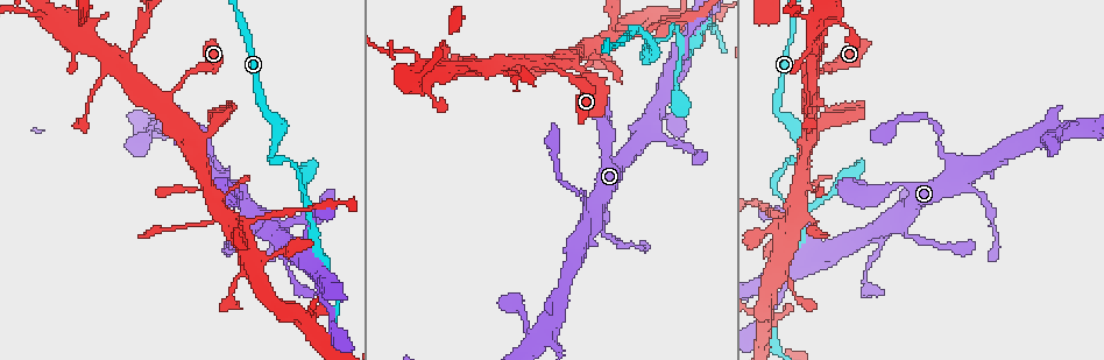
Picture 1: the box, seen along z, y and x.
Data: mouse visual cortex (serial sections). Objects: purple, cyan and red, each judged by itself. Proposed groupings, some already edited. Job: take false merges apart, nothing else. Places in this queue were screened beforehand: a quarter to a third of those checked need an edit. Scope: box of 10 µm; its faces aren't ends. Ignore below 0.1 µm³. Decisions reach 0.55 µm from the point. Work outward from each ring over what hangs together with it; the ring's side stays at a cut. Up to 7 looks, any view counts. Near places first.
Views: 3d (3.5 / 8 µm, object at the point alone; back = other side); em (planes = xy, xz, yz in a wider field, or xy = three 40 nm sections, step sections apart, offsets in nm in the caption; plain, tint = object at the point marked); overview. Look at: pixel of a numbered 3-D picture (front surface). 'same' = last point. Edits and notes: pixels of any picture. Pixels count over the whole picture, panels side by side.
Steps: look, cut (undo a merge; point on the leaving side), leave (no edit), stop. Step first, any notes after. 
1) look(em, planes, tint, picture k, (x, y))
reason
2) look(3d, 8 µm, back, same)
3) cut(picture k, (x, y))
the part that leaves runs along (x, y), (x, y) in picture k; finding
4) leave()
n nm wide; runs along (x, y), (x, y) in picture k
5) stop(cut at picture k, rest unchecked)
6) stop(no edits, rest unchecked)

look(3d, 3.5 µm, picture 1, (232, 226))
arms part here

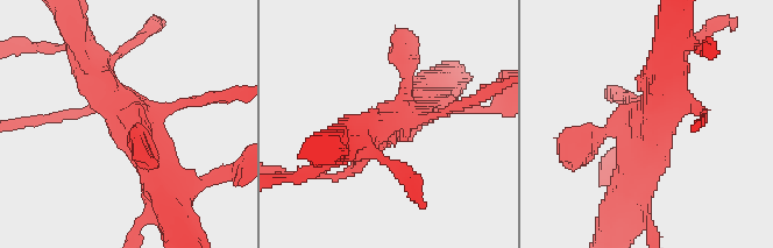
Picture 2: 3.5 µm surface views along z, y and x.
look(em, xy, step 5, tint, picture 2, (388, 125))

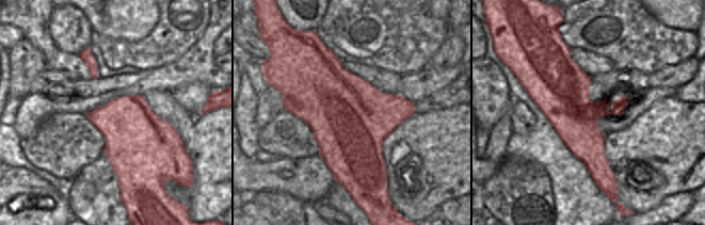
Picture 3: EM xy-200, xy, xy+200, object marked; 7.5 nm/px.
cut(picture 2, (204, 99))
the part that leaves runs along (165, 112), (188, 101), (241, 94) in picture 2; a second cell is stuck on

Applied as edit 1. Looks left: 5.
look(3d, 3.5 µm, picture 1, (645, 61))
abrupt turn

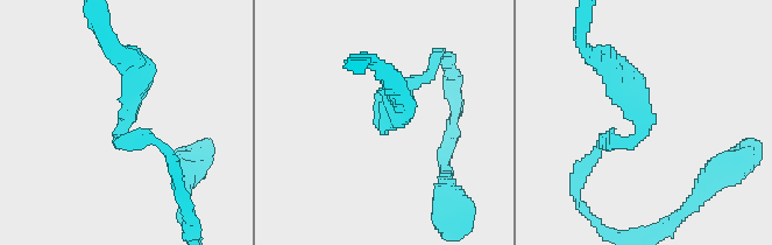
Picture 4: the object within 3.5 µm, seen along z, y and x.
leave()
runs along (613, 70), (643, 127), (597, 149) in picture 4; one cell here

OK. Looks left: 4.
look(3d, 3.5 µm, picture 1, (803, 18))
a narrow waist

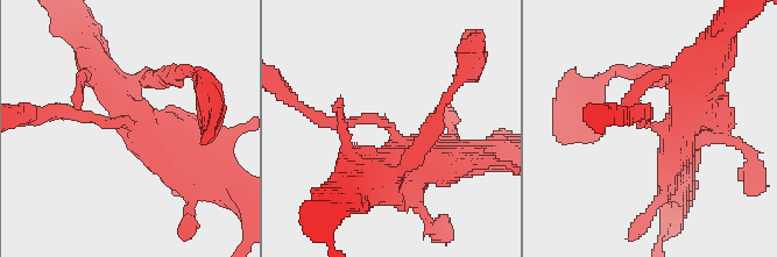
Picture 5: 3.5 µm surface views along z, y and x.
look(em, xy, step 3, tint, picture 5, (389, 127))

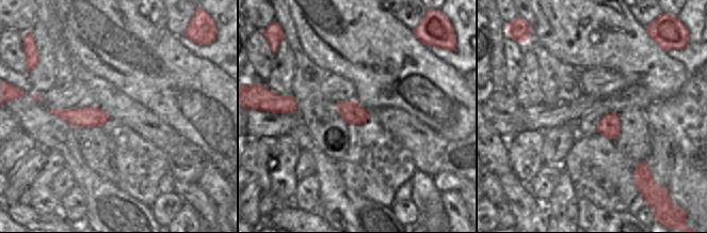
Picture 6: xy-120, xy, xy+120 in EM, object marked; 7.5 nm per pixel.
leave()
runs along (179, 155), (143, 129), (54, 108) in picture 5; all the same cell

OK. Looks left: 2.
stop(cut at picture 2, rest unchecked)

